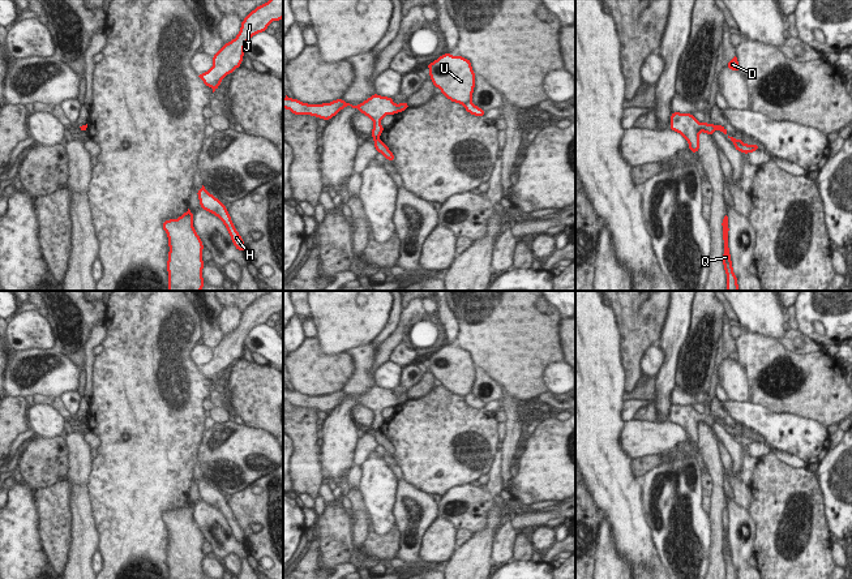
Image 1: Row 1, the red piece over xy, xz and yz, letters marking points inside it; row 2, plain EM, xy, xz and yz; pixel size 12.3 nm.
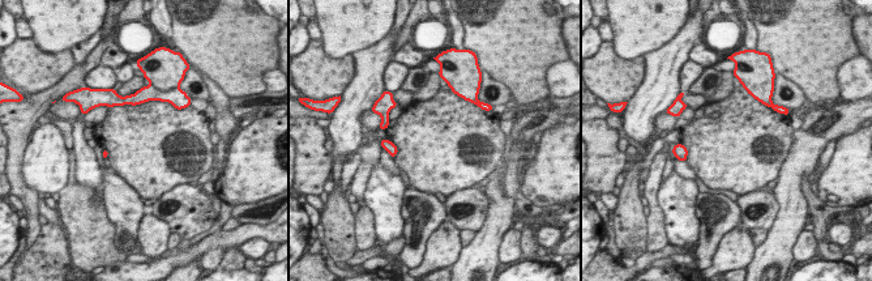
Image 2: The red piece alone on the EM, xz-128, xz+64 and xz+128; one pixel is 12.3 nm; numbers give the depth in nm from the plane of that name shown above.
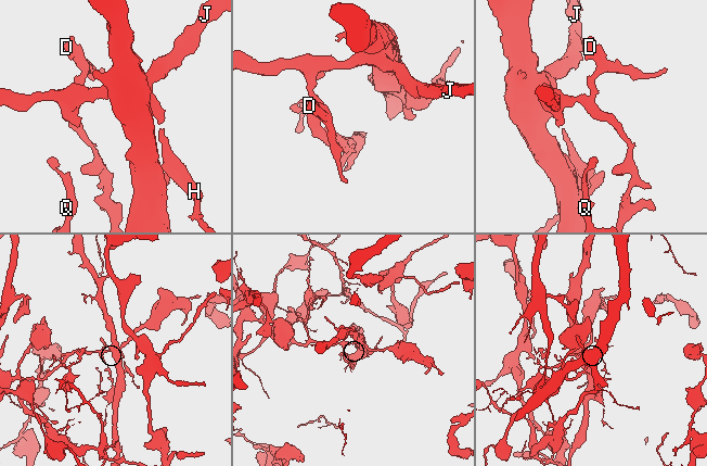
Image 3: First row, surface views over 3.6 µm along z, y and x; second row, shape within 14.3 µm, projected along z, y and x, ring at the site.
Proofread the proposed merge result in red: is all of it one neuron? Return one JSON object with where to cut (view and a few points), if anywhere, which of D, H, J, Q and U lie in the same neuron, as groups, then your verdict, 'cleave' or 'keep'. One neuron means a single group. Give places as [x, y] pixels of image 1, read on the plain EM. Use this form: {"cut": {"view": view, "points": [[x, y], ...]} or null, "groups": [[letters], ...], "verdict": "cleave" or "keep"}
{"cut": {"view": "xz", "points": [[471, 391], [463, 398]]}, "groups": [["D", "Q", "U"], ["H", "J"]], "verdict": "cleave"}

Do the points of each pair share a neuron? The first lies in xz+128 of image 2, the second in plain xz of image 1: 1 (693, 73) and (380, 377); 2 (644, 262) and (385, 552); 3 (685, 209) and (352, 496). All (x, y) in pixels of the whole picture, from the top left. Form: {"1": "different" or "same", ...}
{"1": "same", "2": "different", "3": "different"}

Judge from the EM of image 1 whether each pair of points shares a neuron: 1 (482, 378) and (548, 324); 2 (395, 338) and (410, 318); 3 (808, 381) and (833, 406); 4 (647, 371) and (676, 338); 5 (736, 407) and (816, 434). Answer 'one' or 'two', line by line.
1: two
2: one
3: one
4: two
5: one

